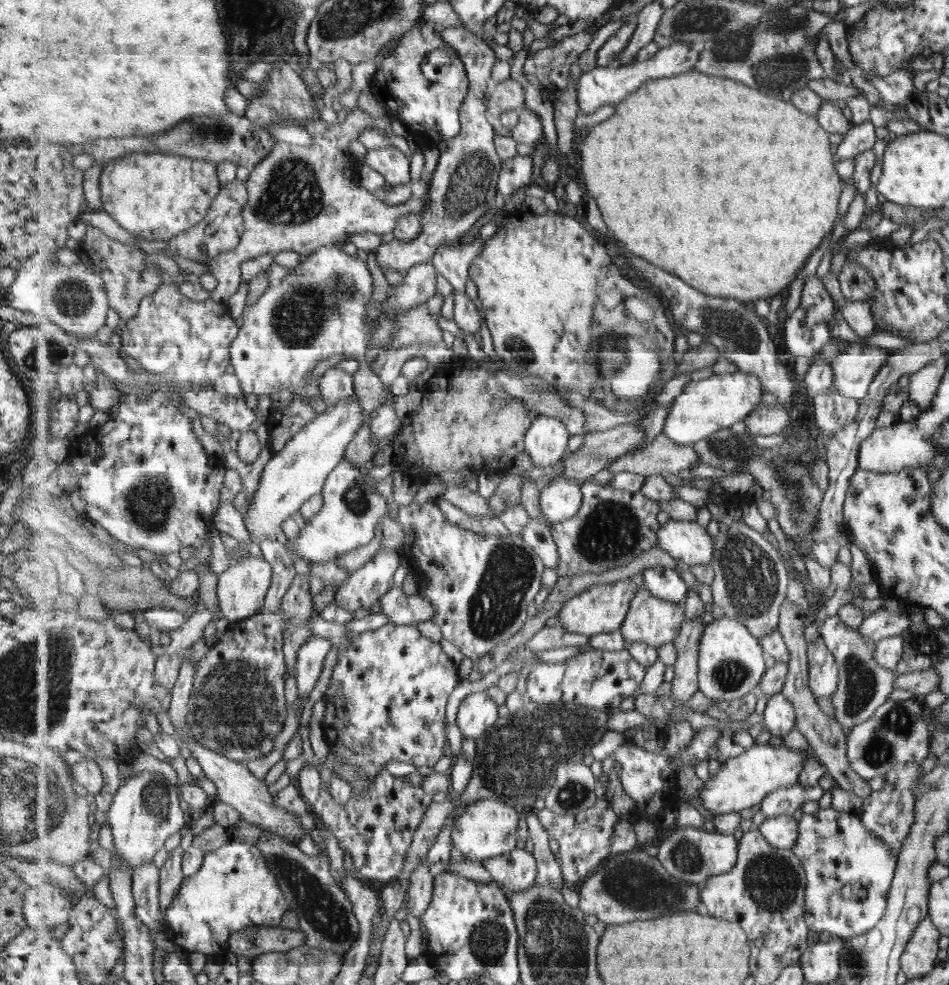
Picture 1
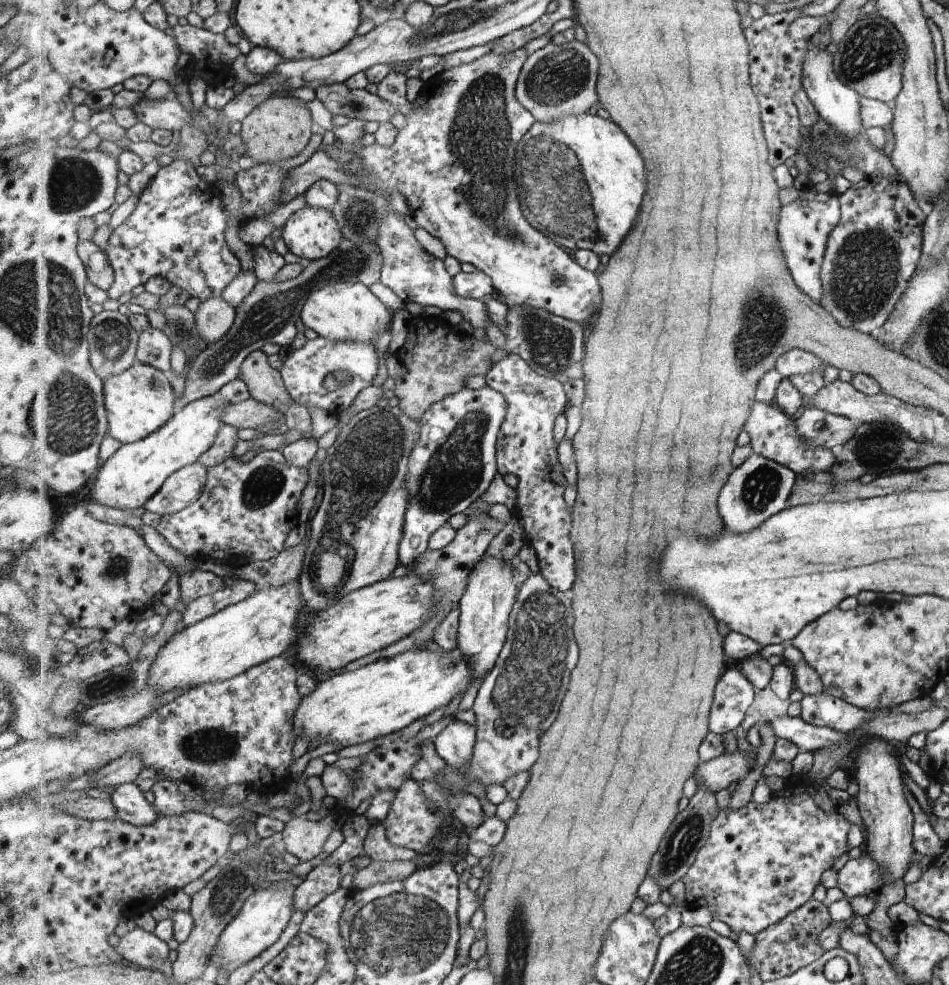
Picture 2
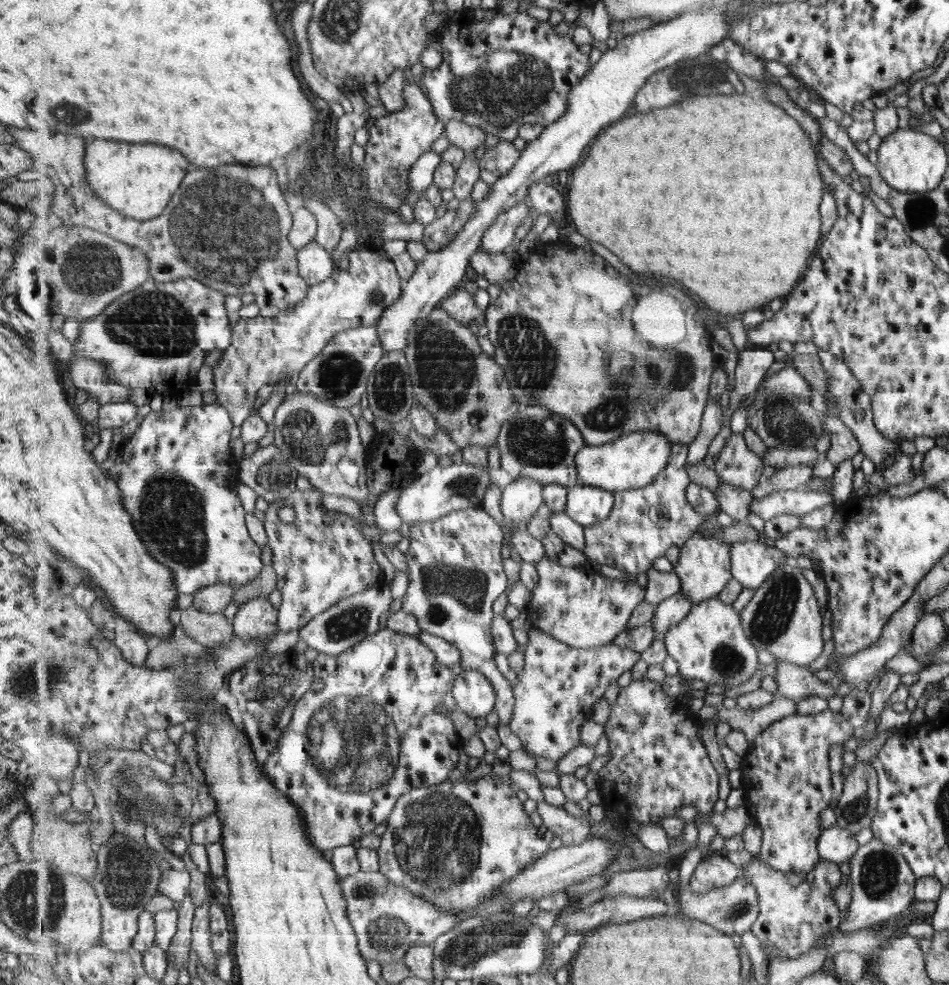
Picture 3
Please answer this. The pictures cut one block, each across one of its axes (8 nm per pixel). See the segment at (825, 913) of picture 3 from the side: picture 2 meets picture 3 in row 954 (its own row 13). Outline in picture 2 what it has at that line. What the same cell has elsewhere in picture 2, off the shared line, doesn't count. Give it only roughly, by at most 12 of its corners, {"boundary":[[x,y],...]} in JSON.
{"boundary":[[802,8],[744,29],[770,163],[799,155]]}

